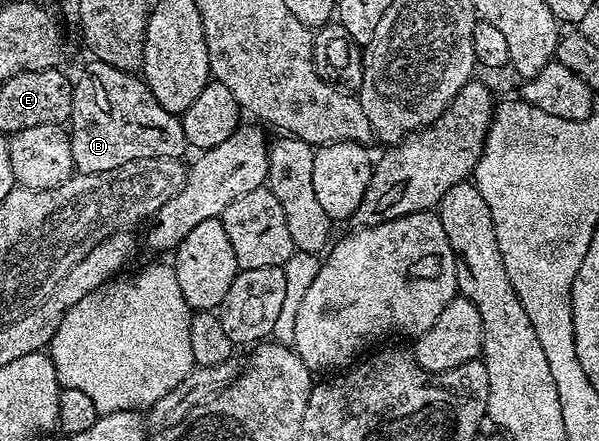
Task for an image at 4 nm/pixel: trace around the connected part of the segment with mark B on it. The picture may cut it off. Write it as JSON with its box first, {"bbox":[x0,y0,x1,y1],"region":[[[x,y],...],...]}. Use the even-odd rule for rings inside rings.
{"bbox":[68,60,188,172],"region":[[[91,60],[89,64],[90,66],[79,75],[78,81],[76,77],[73,82],[74,98],[68,122],[72,159],[77,172],[112,171],[112,167],[120,167],[124,163],[132,163],[136,159],[185,158],[188,146],[181,116],[164,111],[164,107],[160,107],[160,103],[156,103],[152,91],[146,86],[141,76],[126,73],[103,61]]]}

